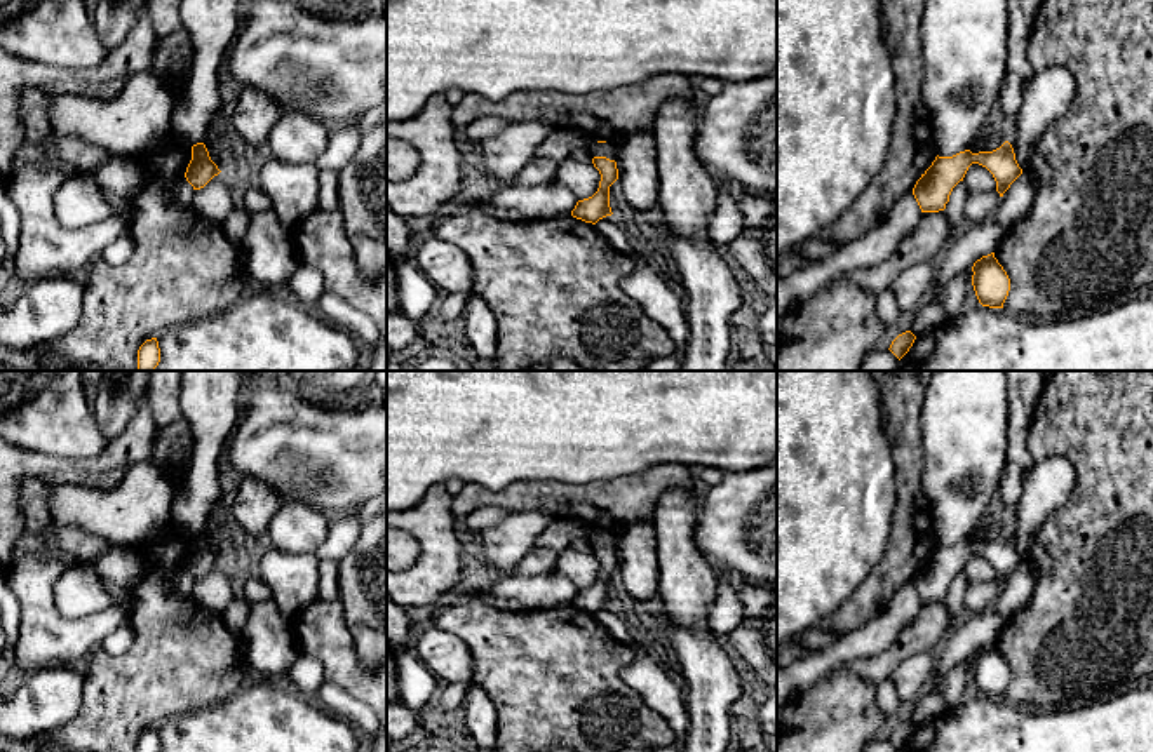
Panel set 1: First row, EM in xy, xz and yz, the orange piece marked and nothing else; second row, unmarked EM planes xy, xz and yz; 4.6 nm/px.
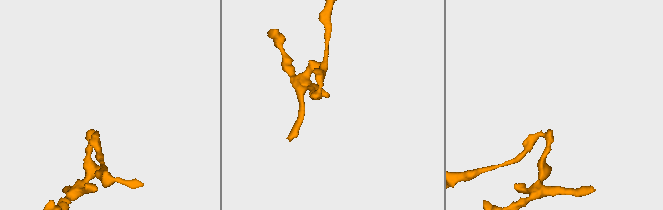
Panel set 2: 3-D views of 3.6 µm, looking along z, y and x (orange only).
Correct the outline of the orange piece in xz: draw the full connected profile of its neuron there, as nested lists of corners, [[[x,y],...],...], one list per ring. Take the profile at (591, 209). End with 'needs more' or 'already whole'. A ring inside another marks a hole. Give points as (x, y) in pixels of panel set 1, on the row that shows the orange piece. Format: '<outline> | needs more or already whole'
[[[594,157],[592,164],[601,174],[599,188],[592,197],[578,200],[571,216],[596,225],[599,219],[613,214],[610,207],[610,186],[618,179],[618,169],[617,162],[606,157]]] | already whole

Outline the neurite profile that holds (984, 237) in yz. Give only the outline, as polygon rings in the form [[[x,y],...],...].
[[[993,214],[972,225],[970,230],[954,240],[932,282],[930,299],[916,308],[909,329],[914,336],[930,332],[946,320],[942,299],[947,284],[956,275],[970,270],[977,259],[995,252],[1001,244],[1003,233],[1005,230],[998,223],[996,214]]]

